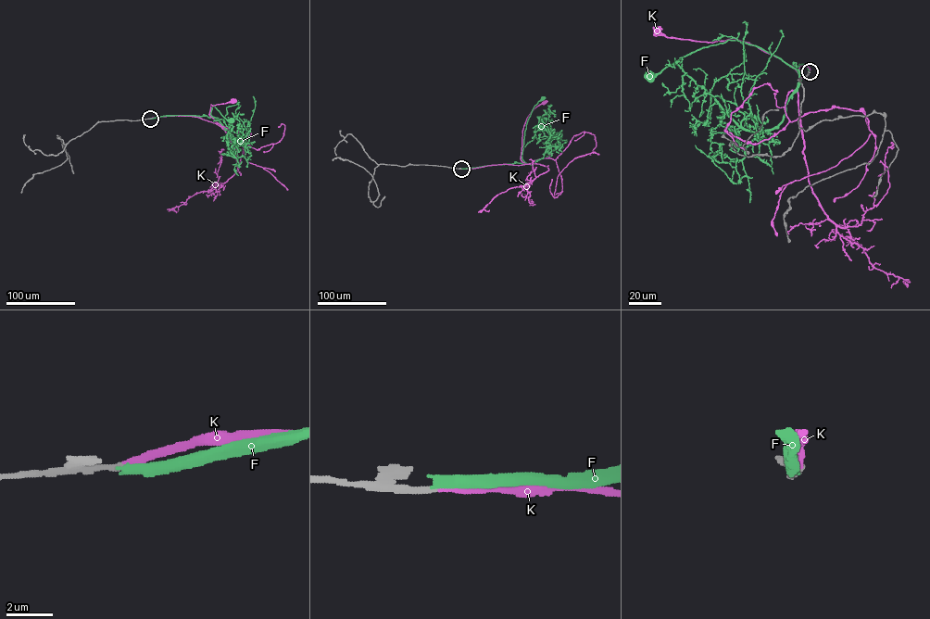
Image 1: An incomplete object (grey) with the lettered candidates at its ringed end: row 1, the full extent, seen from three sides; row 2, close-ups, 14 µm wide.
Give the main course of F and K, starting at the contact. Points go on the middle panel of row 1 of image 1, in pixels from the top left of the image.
F: (461, 169), (516, 161), (526, 163), (521, 156), (527, 122), (534, 107), (543, 98)
K: (461, 169), (532, 163), (525, 164), (521, 159), (522, 130), (530, 113), (544, 102)

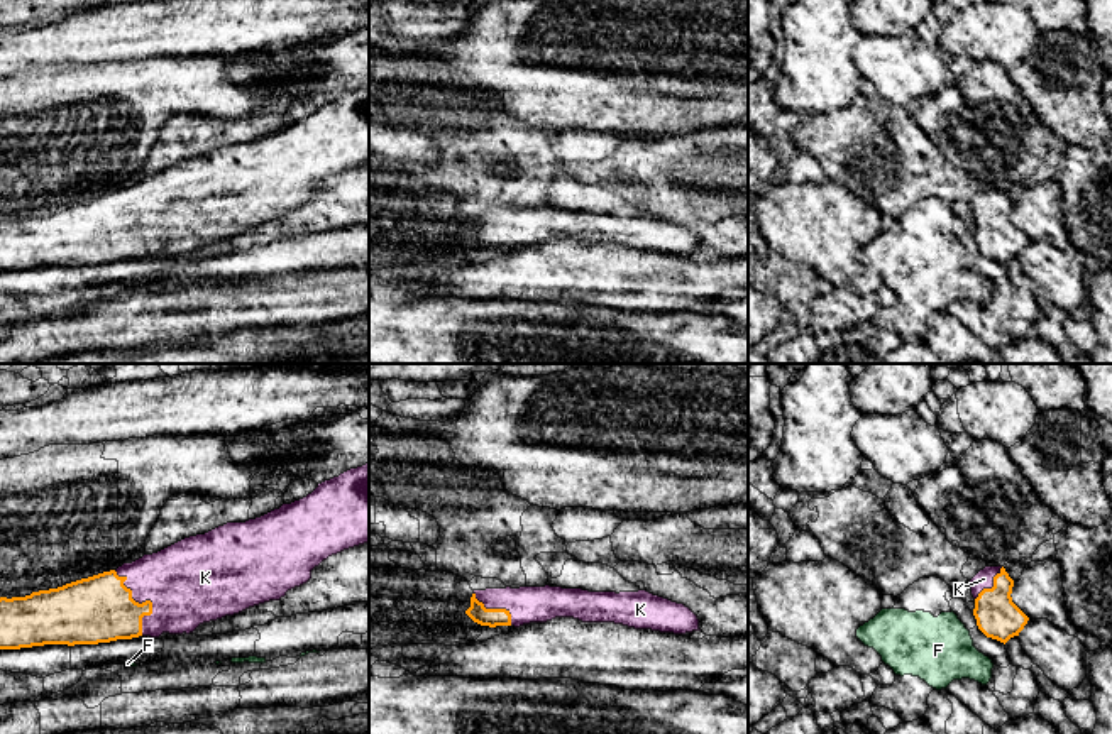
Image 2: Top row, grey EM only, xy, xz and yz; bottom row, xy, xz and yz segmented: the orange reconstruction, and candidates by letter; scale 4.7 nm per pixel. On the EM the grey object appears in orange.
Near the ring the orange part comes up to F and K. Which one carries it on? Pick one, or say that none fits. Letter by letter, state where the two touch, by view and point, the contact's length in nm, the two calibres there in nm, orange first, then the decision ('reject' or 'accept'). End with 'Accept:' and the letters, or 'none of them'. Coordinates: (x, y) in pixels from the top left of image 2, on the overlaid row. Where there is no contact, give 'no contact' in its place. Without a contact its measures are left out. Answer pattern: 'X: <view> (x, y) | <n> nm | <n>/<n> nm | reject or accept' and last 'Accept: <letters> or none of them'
F: no contact | reject
K: xy (144, 602) | 340 nm | 320/400 nm | accept
Accept: K

